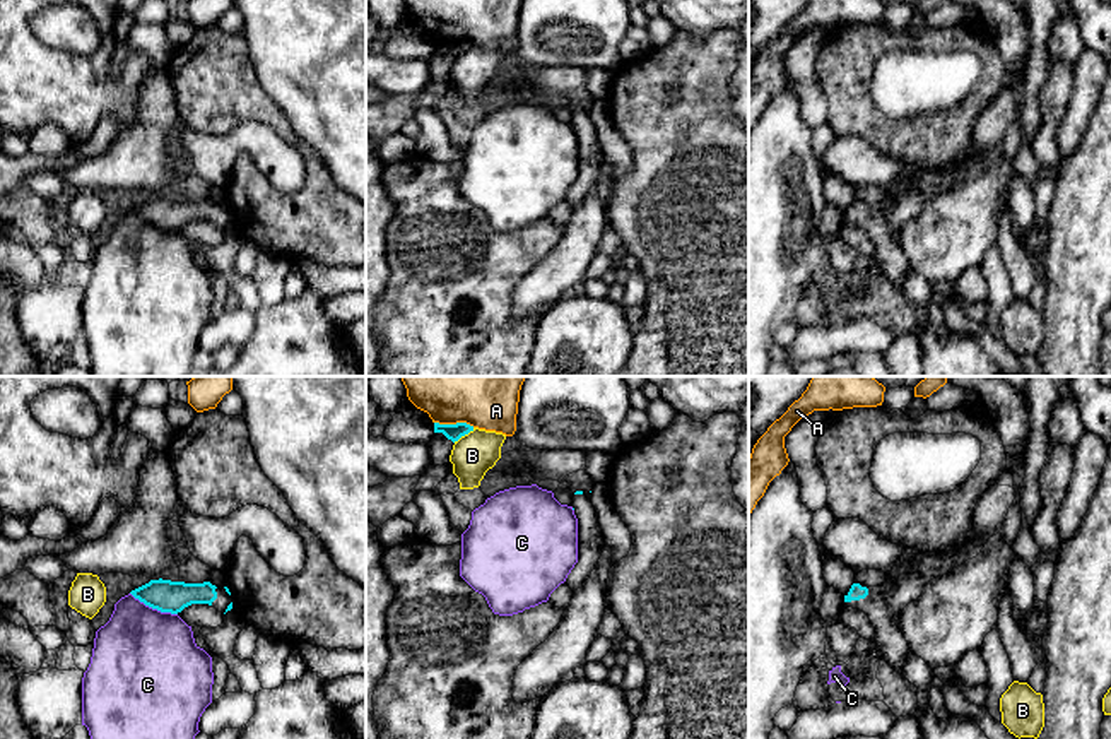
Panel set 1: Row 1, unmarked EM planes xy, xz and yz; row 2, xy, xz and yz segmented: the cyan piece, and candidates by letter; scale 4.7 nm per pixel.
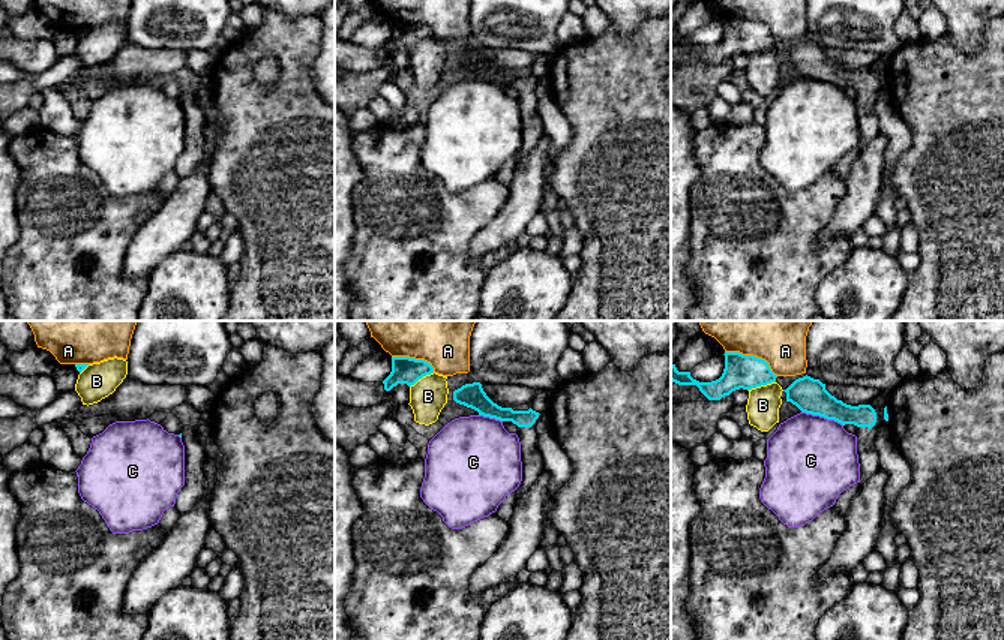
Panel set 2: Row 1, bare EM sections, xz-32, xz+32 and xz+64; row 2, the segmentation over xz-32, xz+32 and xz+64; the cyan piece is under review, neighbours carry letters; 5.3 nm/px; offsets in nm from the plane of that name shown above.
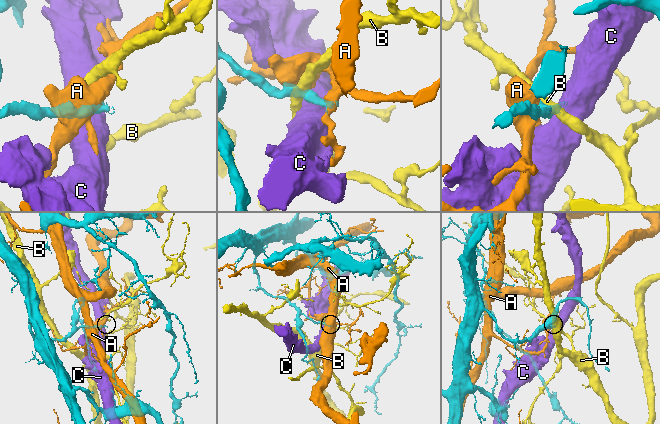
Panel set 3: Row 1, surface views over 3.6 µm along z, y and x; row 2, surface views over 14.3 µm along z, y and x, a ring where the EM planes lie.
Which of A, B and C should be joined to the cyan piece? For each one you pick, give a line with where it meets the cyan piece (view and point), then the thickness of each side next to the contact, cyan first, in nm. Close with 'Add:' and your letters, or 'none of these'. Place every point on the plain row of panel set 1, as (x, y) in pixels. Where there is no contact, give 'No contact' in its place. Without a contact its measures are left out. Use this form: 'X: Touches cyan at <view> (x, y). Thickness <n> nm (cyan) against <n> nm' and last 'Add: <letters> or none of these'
Add: none of these

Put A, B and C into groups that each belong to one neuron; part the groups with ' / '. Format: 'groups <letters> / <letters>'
groups A / B / C

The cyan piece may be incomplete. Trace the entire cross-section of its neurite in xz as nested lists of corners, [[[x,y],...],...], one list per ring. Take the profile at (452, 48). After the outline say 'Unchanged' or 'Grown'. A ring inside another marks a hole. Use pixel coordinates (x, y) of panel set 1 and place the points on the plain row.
[[[434,39],[434,50],[443,50],[453,60],[458,58],[461,53],[468,51],[470,48],[473,48],[473,43],[467,39],[456,39],[456,41]]]. Unchanged

